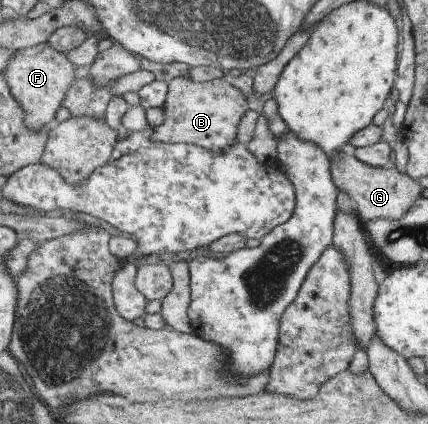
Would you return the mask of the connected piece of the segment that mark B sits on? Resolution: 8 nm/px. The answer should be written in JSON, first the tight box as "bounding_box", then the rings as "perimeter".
{"bounding_box":[153,76,249,151],"perimeter":[[[179,76],[169,82],[169,93],[163,108],[165,120],[156,128],[153,138],[162,143],[187,143],[215,151],[234,145],[242,118],[249,110],[246,94],[231,80],[217,78],[199,82],[191,77]]]}

